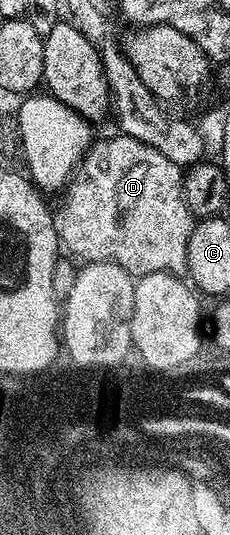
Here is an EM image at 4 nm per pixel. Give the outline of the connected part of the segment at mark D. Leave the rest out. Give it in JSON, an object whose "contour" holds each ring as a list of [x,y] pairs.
{"contour":[[[123,134],[115,135],[108,136],[105,140],[100,140],[100,138],[93,139],[92,144],[88,147],[88,151],[80,159],[80,164],[76,167],[76,171],[73,172],[72,179],[68,181],[67,188],[63,189],[64,205],[61,206],[60,212],[58,208],[54,216],[56,236],[60,239],[60,243],[65,249],[69,248],[73,252],[71,255],[77,261],[95,262],[97,260],[108,260],[112,264],[122,266],[133,278],[154,274],[155,272],[183,273],[188,267],[186,246],[190,242],[194,217],[192,211],[188,208],[188,203],[184,201],[184,172],[181,165],[170,162],[170,158],[166,158],[166,154],[158,154],[158,150],[154,150],[154,146],[146,146],[146,142],[138,142],[138,138],[130,138]]]}

